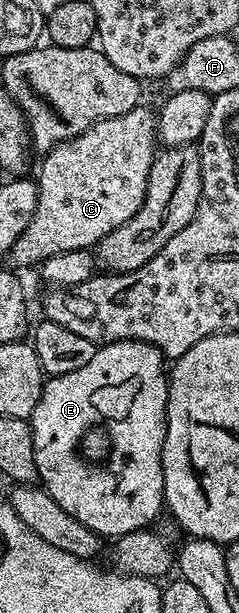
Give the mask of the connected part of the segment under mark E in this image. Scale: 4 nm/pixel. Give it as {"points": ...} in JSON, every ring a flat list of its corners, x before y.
{"points":[[109,342,100,345,96,349,93,360,89,364,77,368,77,372,65,372,48,377,43,384,41,400,37,400,37,408,33,408,30,416,31,439,35,449,37,460,37,472,42,489,47,491,69,516,81,520,85,528,99,534,100,539,114,540,132,534,138,530,148,529,151,521,158,516,159,510,164,509,163,501,163,445,165,444,165,428,167,427,167,384,169,381,169,370,165,365,163,353,153,344,148,342]]}

